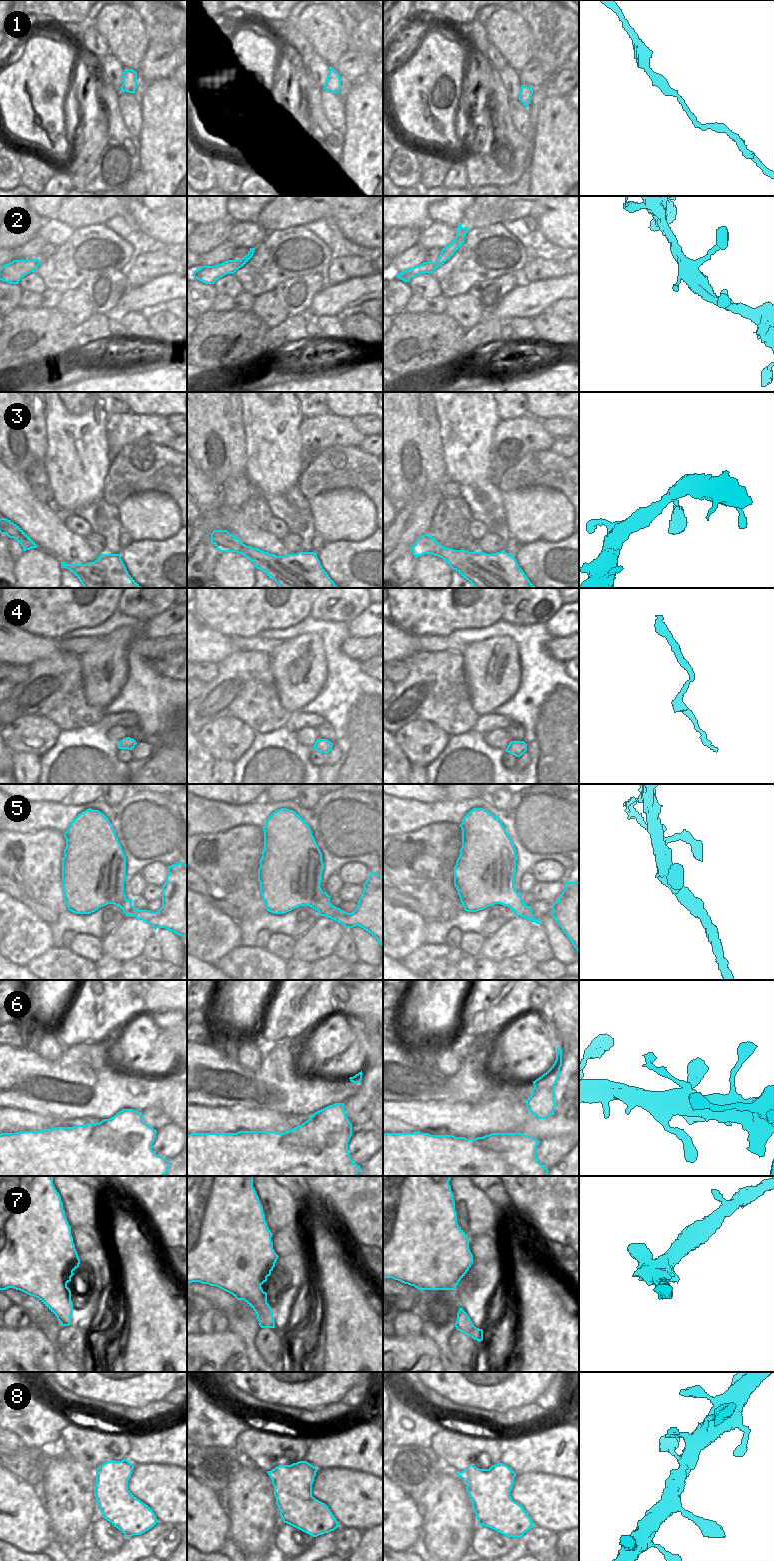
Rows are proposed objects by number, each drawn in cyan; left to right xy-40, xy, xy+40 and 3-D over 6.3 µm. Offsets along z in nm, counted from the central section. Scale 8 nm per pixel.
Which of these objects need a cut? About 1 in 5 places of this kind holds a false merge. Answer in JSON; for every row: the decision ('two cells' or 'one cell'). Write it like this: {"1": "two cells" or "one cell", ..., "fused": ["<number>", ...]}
{"1": "one cell", "2": "one cell", "3": "one cell", "4": "one cell", "5": "one cell", "6": "one cell", "7": "one cell", "8": "one cell", "fused": []}

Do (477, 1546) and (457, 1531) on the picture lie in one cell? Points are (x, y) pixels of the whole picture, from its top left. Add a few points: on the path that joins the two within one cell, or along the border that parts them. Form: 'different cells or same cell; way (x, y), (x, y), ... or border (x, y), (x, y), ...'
different cells; border (477, 1524), (472, 1534), (469, 1550)

